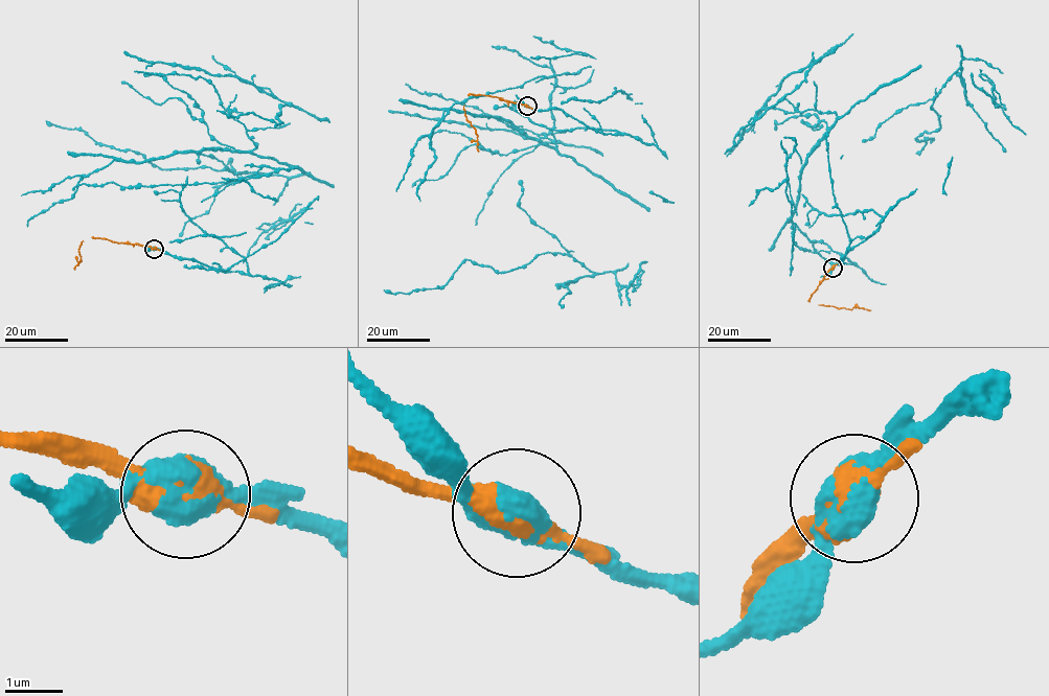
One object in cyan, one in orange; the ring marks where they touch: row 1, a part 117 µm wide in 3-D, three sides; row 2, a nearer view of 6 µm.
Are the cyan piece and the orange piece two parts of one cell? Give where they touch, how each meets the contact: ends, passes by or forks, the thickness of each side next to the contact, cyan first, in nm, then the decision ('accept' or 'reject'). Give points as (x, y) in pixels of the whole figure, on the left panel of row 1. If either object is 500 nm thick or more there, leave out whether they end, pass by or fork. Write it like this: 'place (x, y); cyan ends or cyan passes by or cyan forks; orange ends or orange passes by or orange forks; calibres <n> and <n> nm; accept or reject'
place (154, 249); calibres 600 and 440 nm; reject

